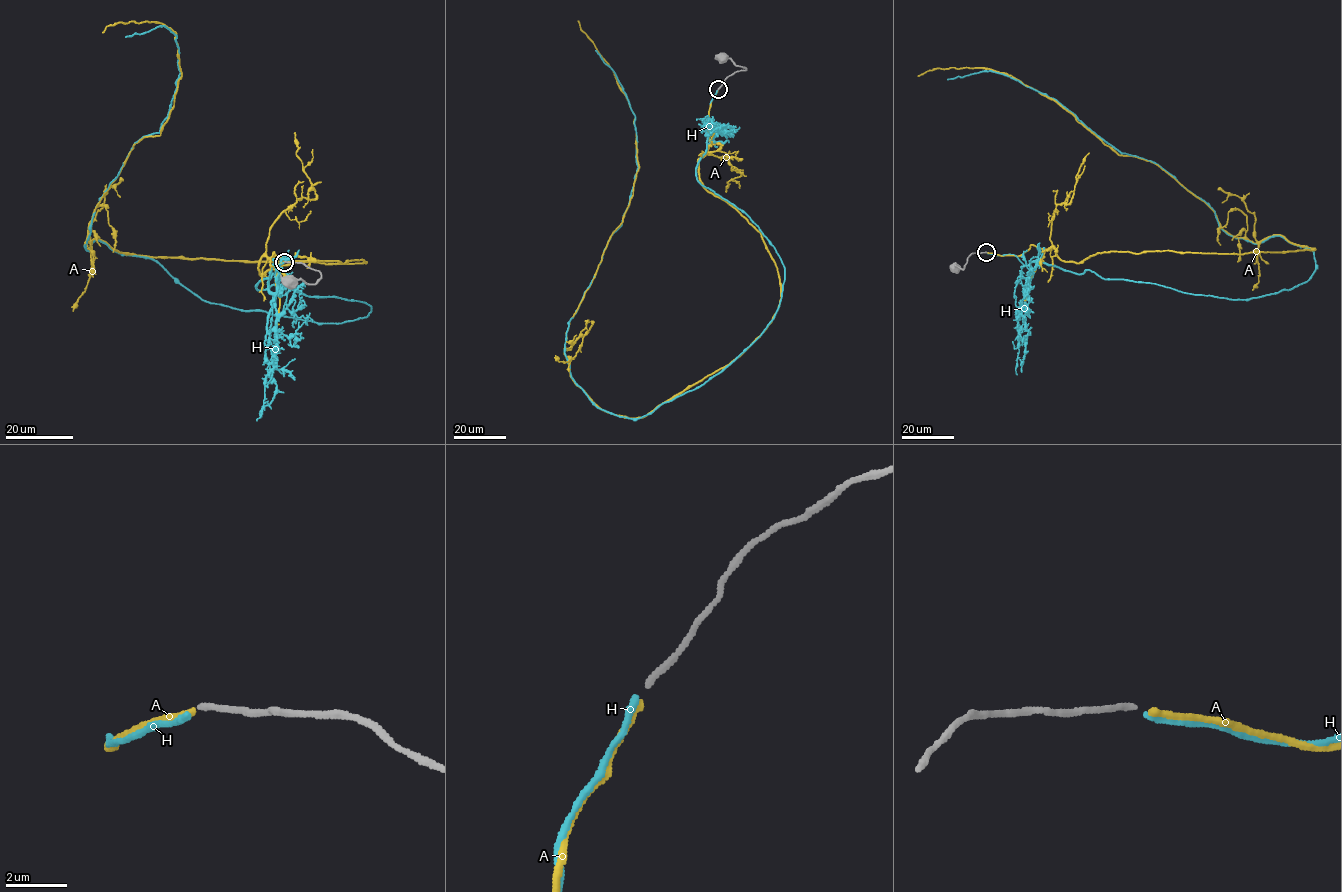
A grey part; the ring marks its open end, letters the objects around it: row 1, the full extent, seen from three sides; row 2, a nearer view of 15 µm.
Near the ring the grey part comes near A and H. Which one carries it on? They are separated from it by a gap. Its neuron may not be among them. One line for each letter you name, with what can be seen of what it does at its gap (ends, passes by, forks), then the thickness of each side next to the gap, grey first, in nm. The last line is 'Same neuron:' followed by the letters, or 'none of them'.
H: it ends | 200/240 nm
Same neuron: H

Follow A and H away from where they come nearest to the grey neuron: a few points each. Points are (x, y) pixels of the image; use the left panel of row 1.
A: (284, 262), (262, 256), (259, 272), (366, 261), (85, 247), (181, 76), (171, 28), (102, 33)
H: (284, 262), (257, 289), (371, 311), (241, 310), (85, 248), (180, 72), (166, 27), (125, 37)

